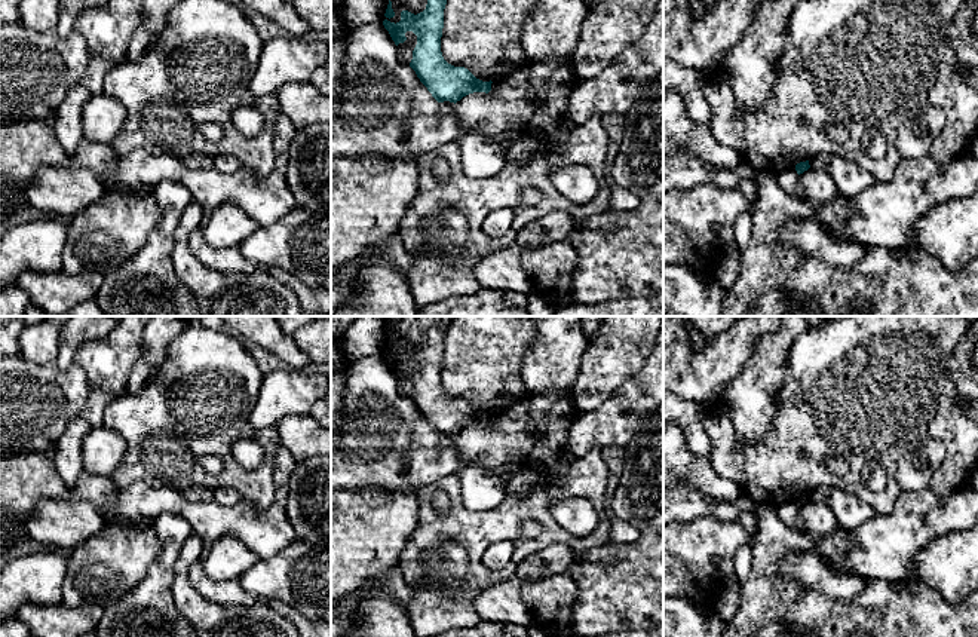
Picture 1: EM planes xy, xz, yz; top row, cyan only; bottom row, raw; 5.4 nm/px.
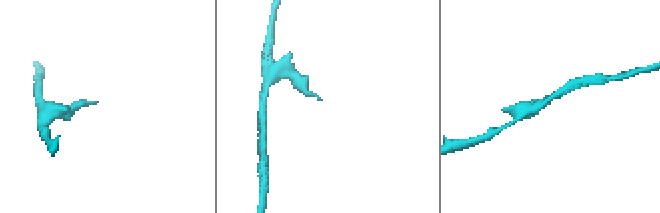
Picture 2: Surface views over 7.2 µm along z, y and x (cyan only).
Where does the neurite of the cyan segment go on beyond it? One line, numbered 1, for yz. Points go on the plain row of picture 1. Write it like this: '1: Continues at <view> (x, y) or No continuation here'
1: No continuation here

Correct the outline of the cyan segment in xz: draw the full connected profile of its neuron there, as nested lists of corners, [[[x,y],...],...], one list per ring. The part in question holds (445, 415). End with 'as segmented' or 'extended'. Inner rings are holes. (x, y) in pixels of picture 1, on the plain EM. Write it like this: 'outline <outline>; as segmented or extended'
outline [[[448,327],[432,328],[427,331],[423,344],[414,347],[402,343],[399,355],[395,356],[384,352],[383,358],[396,379],[407,373],[407,364],[413,364],[417,368],[410,399],[438,435],[450,434],[456,437],[473,425],[488,426],[493,414],[482,414],[467,401],[454,399],[444,392],[441,370],[447,331]]]; as segmented

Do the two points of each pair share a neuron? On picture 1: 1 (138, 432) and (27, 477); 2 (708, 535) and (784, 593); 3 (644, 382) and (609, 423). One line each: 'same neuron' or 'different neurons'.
1: different neurons
2: different neurons
3: same neuron

